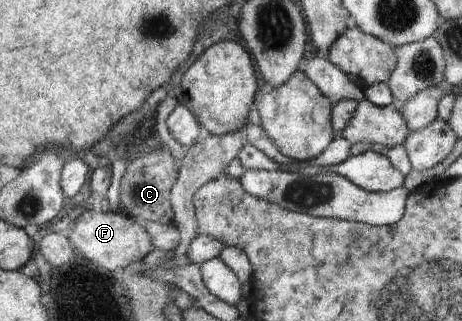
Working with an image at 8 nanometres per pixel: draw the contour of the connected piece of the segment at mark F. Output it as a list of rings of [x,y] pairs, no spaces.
[[[87,210],[79,214],[77,222],[66,234],[82,260],[85,262],[91,260],[93,264],[112,273],[118,273],[129,265],[143,262],[143,258],[155,249],[149,233],[138,220],[111,210],[107,212]]]

